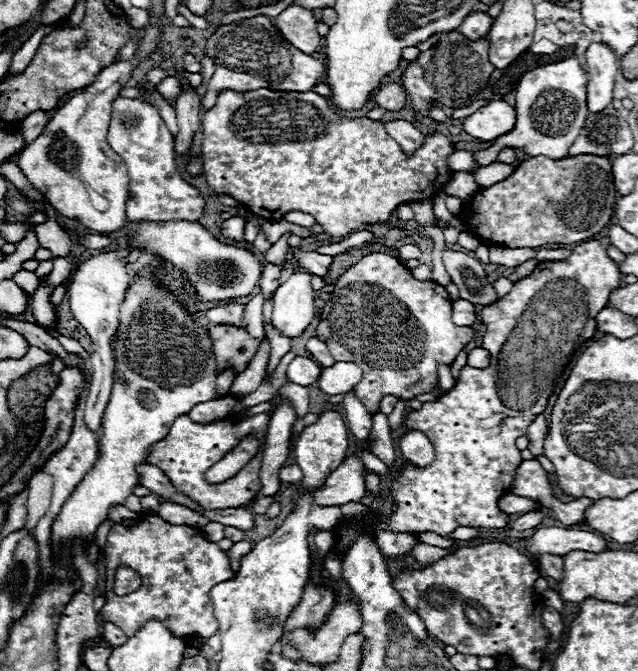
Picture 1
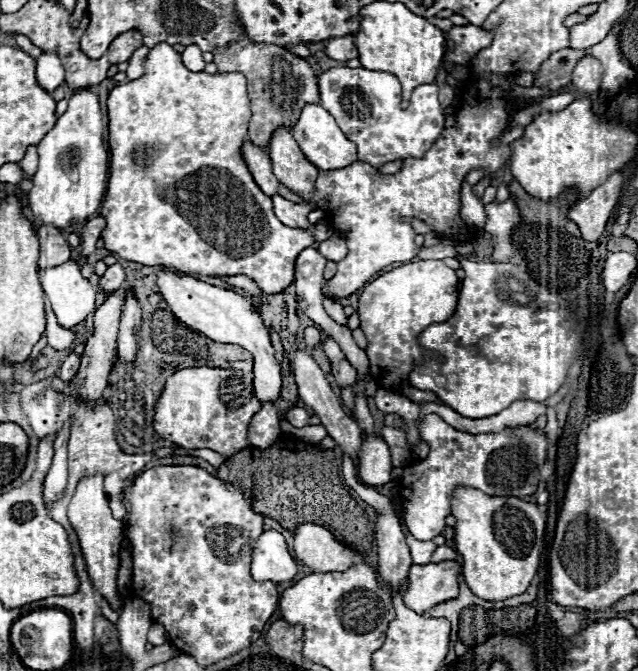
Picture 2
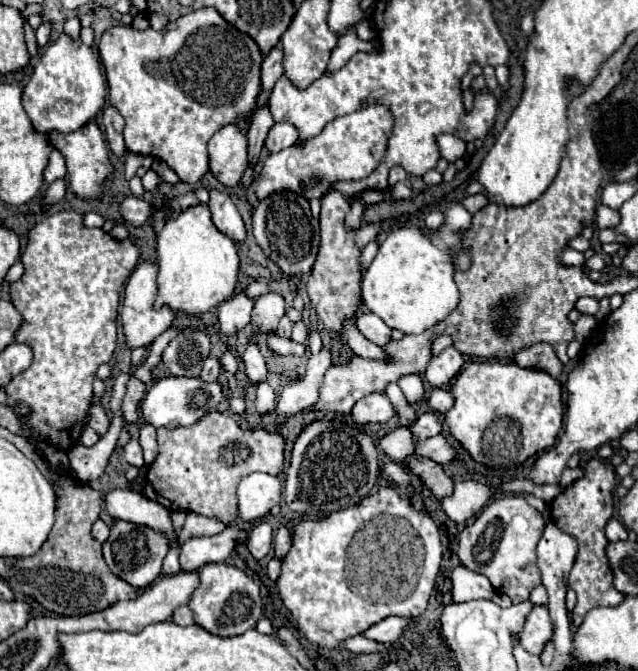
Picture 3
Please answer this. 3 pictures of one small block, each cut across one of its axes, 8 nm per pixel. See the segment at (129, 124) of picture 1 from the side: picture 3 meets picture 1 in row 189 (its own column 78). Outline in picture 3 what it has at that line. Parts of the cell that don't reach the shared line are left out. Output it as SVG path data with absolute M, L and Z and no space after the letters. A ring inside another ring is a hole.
M88 122L80 130L70 132L70 134L48 132L48 140L54 148L58 148L62 152L62 156L66 160L72 192L80 198L94 198L96 194L100 194L102 180L112 172L112 166L108 160L108 148L106 148L104 136L102 136L100 128L96 126L96 122Z

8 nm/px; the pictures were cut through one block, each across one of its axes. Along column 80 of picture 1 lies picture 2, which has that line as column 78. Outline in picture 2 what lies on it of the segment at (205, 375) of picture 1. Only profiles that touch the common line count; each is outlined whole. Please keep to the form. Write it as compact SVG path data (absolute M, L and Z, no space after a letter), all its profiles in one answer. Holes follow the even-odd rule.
M92 474L78 482L76 492L68 504L68 518L70 518L72 528L78 534L80 548L82 548L82 554L84 554L84 560L88 566L88 574L90 574L94 586L110 602L112 610L118 610L120 600L118 600L116 576L118 576L118 564L120 564L118 552L120 552L120 542L124 536L122 534L124 524L112 516L112 510L108 508L108 496L104 494L102 482L104 482L102 474Z

